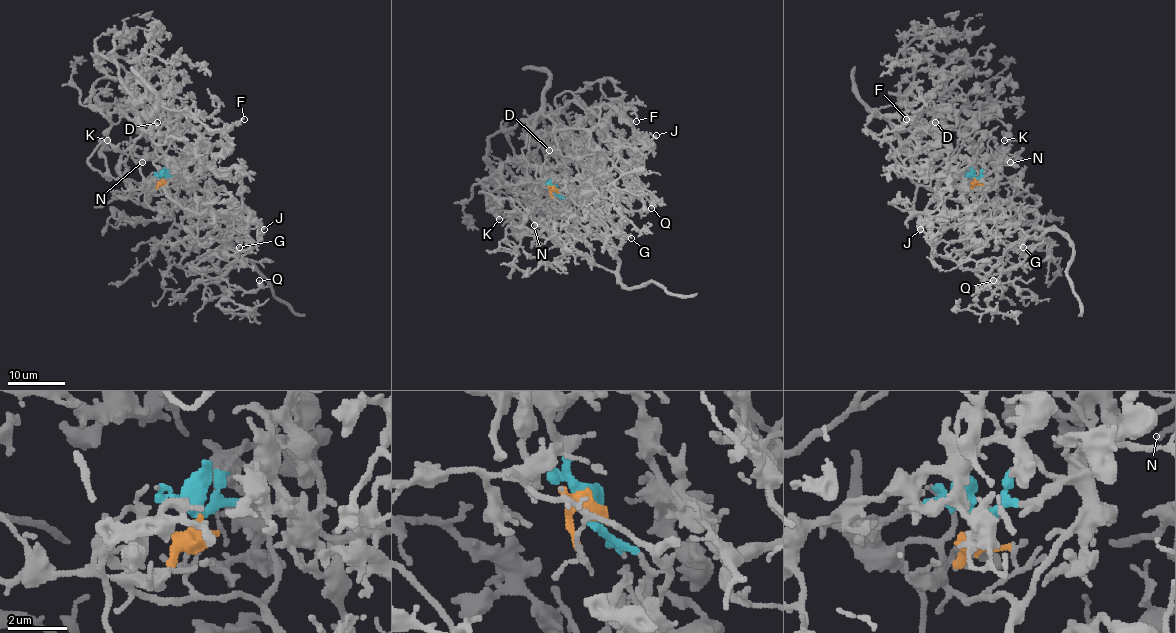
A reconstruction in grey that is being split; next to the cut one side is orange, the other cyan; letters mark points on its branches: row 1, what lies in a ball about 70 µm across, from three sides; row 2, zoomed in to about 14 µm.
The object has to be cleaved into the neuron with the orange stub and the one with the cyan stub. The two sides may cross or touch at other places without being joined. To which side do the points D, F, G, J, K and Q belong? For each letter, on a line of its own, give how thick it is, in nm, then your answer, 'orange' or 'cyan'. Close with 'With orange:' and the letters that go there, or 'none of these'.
D: 160 nm thick; cyan
F: 200 nm thick; cyan
G: 120 nm thick; orange
J: 140 nm thick; cyan
K: 190 nm thick; cyan
Q: 360 nm thick; orange
With orange: G, Q

